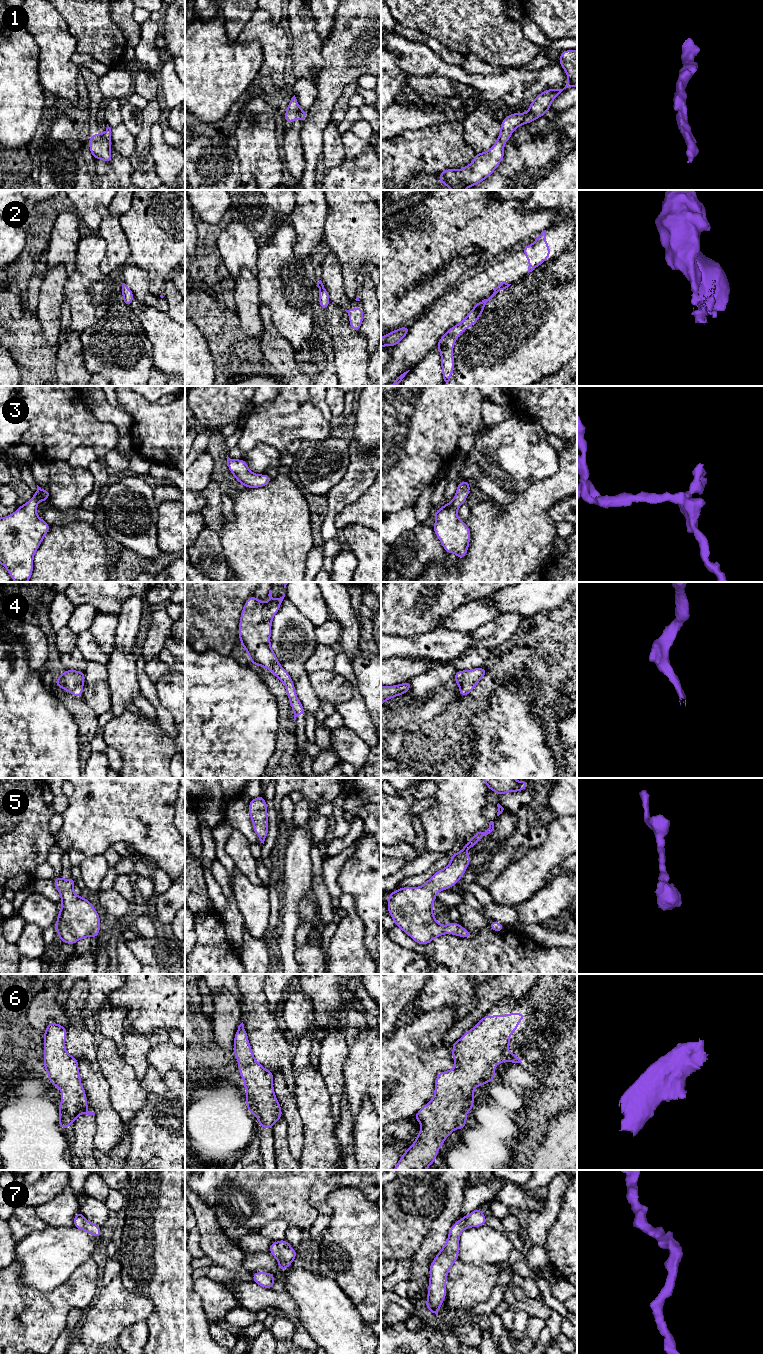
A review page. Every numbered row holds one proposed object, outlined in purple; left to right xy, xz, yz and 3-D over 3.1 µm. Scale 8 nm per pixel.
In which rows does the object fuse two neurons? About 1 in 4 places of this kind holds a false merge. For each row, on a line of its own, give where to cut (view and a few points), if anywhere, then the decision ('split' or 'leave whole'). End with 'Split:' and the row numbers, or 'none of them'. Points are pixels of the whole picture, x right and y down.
1: no cut; leave whole
2: cut in yz along (508, 284), (494, 292); split
3: no cut; leave whole
4: no cut; leave whole
5: no cut; leave whole
6: no cut; leave whole
7: no cut; leave whole
Split: 2

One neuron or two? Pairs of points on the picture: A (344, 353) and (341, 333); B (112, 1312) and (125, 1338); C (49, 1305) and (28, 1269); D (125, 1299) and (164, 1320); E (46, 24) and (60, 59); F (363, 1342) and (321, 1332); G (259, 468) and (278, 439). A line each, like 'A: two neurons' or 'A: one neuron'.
A: one neuron
B: two neurons
C: two neurons
D: two neurons
E: one neuron
F: one neuron
G: two neurons

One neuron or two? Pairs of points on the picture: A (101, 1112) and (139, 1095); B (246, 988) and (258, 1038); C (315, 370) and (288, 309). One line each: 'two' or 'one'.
A: two
B: one
C: two

